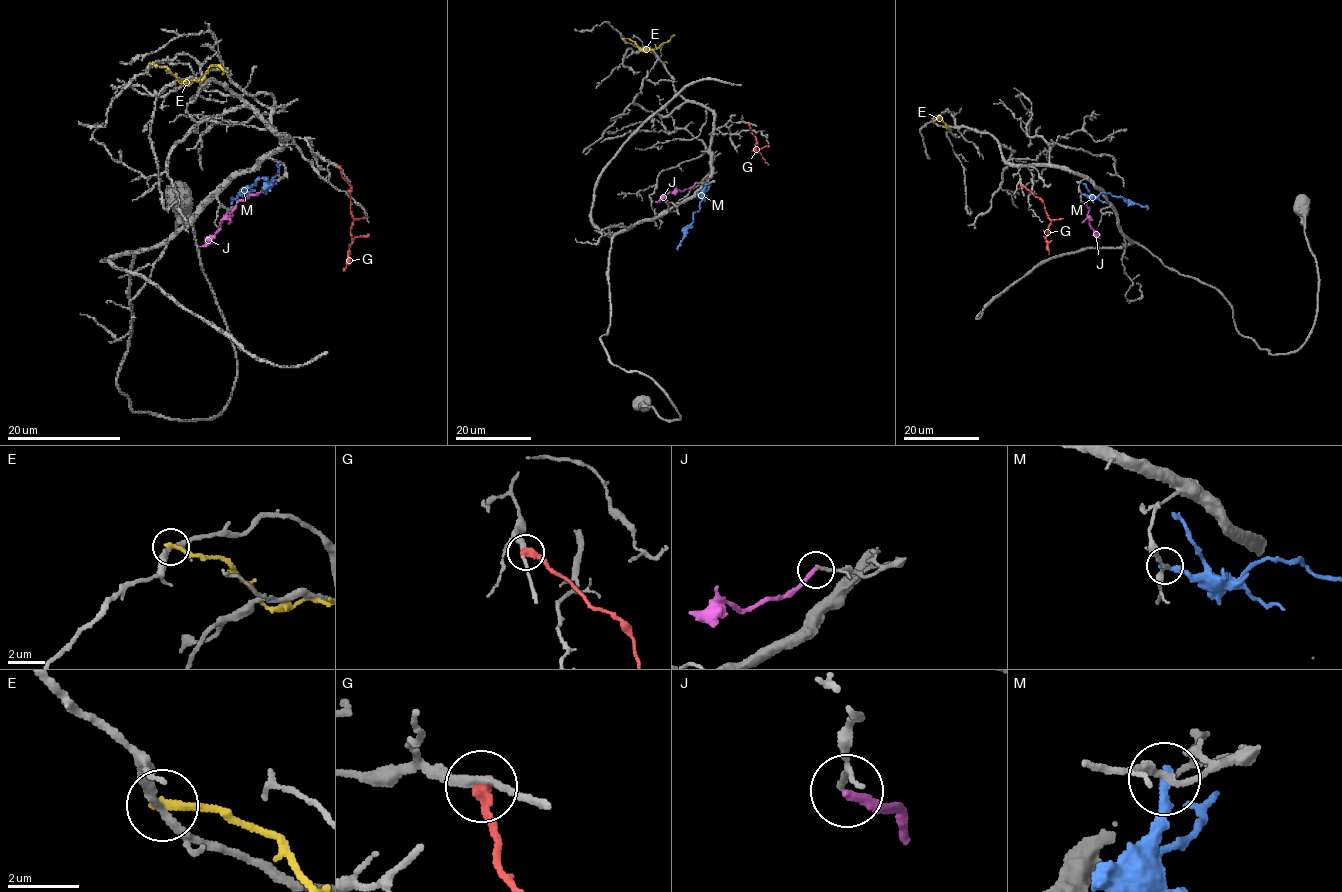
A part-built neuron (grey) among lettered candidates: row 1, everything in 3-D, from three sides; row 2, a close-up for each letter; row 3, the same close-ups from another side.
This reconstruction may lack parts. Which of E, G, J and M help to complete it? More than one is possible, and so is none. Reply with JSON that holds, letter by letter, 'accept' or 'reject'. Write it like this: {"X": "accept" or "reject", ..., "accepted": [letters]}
{"E": "reject", "G": "reject", "J": "reject", "M": "reject", "accepted": []}

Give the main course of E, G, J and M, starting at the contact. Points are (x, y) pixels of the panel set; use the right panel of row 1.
E: (936, 115), (948, 128), (940, 117), (933, 121)
G: (1021, 185), (1041, 200), (1051, 221), (1046, 238), (1049, 254)
J: (1081, 202), (1089, 208), (1090, 226), (1100, 238)
M: (1082, 193), (1097, 196), (1108, 192), (1146, 206), (1147, 210)

